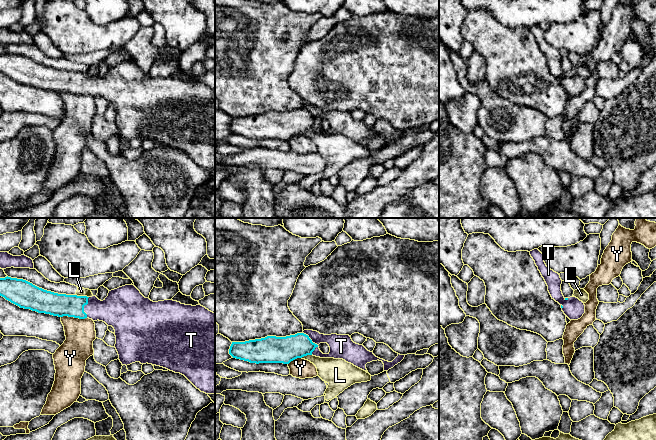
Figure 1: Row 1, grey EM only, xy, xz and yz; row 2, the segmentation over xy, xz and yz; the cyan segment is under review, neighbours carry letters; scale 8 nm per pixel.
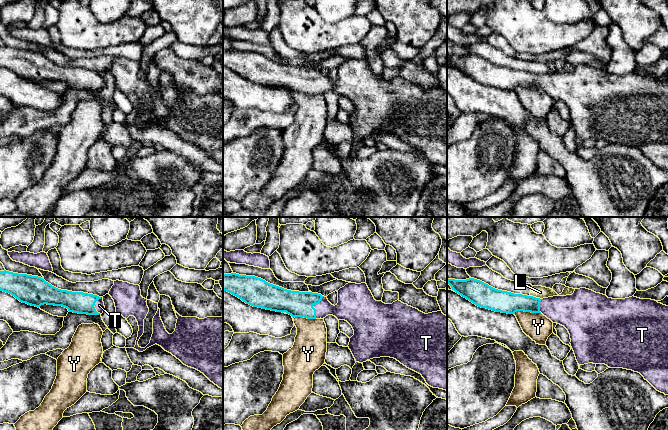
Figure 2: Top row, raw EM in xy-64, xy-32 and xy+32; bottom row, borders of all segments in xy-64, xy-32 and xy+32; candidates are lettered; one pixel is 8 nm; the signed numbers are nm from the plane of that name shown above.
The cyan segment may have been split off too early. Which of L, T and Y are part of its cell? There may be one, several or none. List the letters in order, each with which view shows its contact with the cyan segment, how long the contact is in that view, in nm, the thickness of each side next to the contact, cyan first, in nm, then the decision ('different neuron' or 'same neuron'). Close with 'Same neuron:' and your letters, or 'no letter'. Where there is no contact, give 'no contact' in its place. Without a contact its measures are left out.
L: xy | 110 nm | 180/60 nm | different neuron
T: xz | 200 nm | 200/190 nm | same neuron
Y: xy | 200 nm | 180/240 nm | different neuron
Same neuron: T

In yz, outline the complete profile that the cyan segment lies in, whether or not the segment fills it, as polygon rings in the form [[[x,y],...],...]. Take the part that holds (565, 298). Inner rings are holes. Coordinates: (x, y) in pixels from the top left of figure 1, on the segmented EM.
[[[538,249],[530,251],[530,255],[544,278],[552,299],[561,305],[562,311],[570,320],[580,319],[585,313],[584,303],[574,296],[570,298],[563,296],[560,275],[546,266],[544,255]]]

